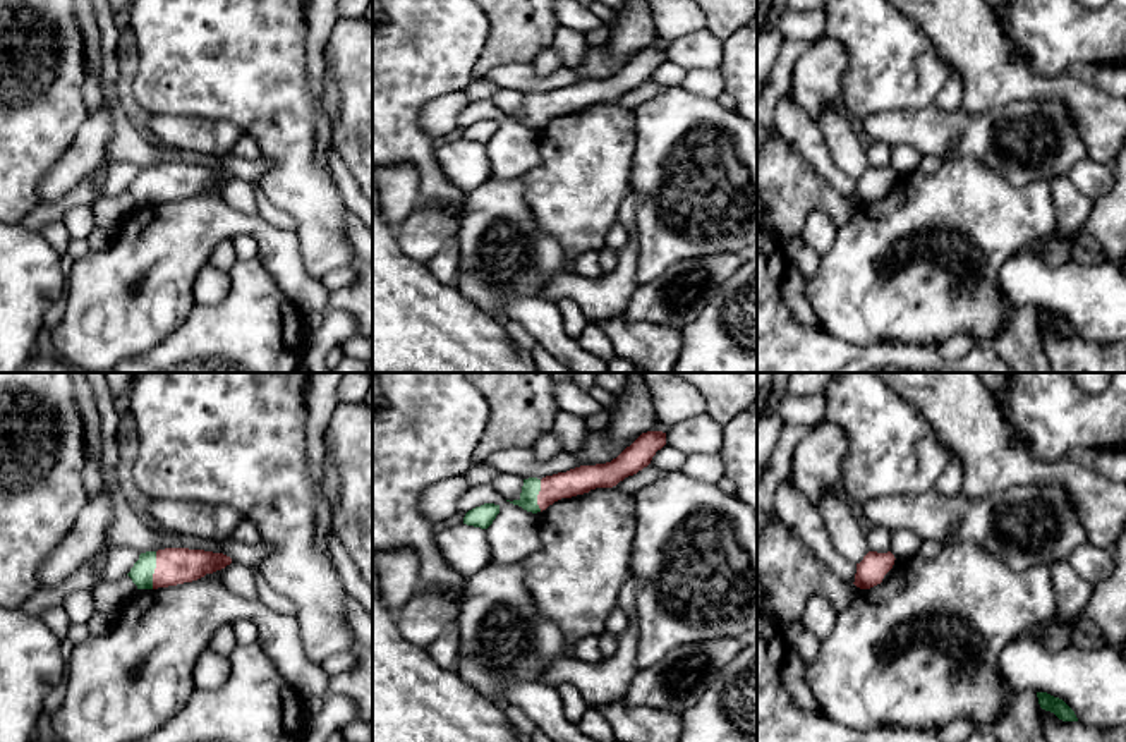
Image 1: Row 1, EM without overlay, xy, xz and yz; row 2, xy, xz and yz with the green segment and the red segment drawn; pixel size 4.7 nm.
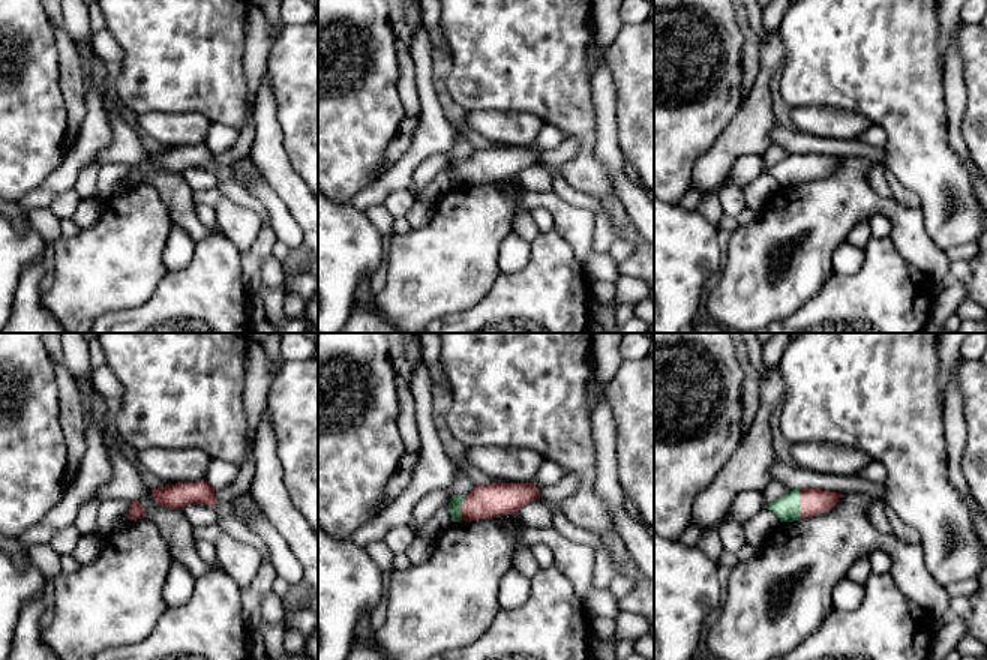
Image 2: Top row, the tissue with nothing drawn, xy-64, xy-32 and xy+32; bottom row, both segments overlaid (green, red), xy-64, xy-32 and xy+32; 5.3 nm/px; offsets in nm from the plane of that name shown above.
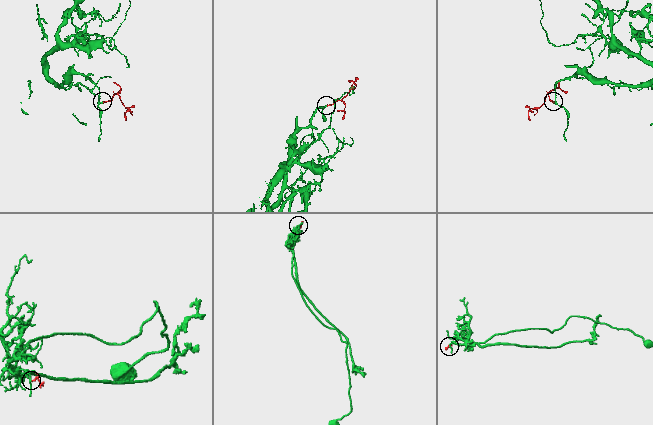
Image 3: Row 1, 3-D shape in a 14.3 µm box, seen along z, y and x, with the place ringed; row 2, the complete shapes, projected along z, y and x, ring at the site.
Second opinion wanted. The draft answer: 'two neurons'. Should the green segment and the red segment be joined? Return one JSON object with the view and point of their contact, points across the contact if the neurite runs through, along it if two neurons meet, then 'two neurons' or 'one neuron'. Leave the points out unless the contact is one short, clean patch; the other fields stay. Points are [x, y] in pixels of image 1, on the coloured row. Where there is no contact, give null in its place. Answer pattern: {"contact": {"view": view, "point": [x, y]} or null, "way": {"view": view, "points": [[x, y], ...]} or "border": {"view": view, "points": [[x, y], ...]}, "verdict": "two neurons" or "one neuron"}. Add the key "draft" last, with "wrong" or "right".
{"contact": {"view": "xy", "point": [153, 571]}, "way": {"view": "xy", "points": [[141, 574], [153, 571], [174, 565]]}, "verdict": "one neuron", "draft": "wrong"}

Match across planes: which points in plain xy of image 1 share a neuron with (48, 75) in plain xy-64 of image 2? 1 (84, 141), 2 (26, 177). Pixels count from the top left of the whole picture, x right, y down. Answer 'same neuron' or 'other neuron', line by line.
1: other neuron
2: same neuron

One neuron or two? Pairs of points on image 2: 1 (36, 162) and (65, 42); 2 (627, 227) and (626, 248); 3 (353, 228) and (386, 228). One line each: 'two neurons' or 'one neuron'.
1: two neurons
2: two neurons
3: two neurons

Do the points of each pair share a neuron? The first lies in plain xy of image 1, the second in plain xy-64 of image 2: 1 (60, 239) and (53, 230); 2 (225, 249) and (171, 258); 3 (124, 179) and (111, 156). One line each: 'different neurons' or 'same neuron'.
1: same neuron
2: different neurons
3: different neurons

